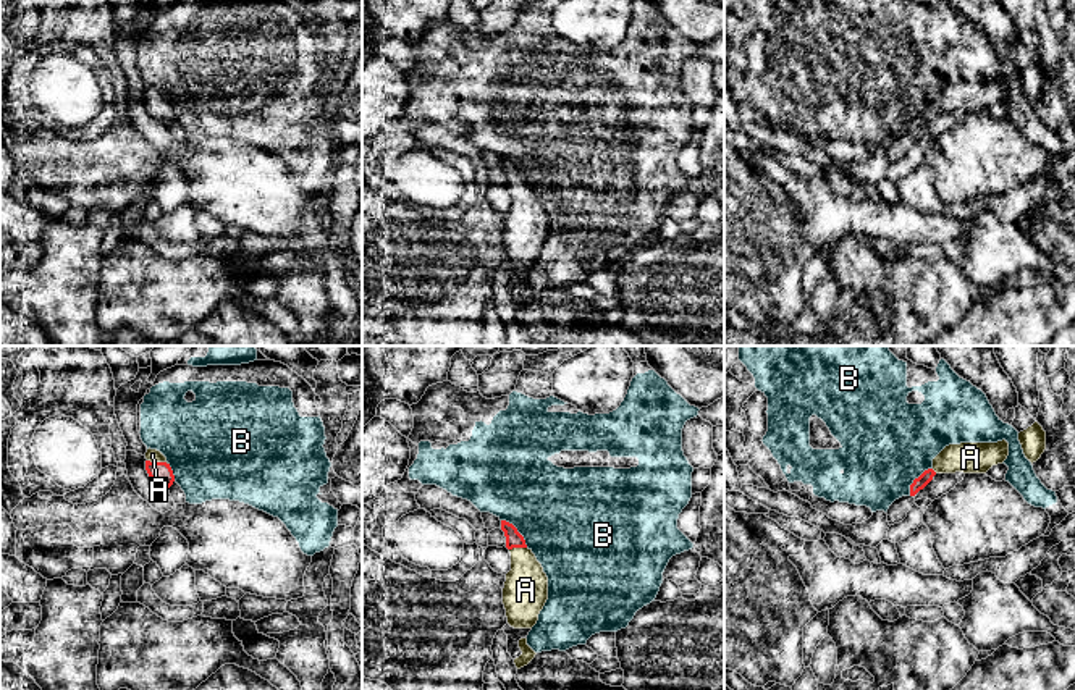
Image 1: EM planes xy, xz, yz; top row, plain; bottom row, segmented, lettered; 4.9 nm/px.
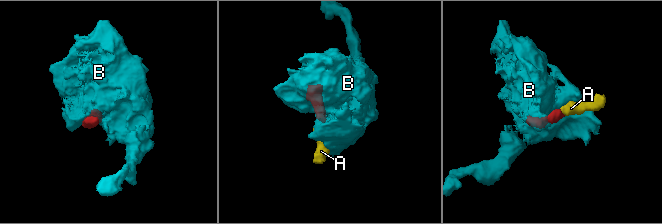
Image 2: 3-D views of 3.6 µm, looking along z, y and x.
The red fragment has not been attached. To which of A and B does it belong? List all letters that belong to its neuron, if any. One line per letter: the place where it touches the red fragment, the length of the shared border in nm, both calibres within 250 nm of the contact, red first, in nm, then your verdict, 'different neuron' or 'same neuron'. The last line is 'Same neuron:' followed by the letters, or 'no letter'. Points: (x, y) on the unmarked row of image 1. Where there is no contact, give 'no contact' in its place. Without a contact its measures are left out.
A: xy (157, 100) | 110 nm | 100/60 nm | same neuron
B: xz (516, 168) | 190 nm | 80/460 nm | different neuron
Same neuron: A

